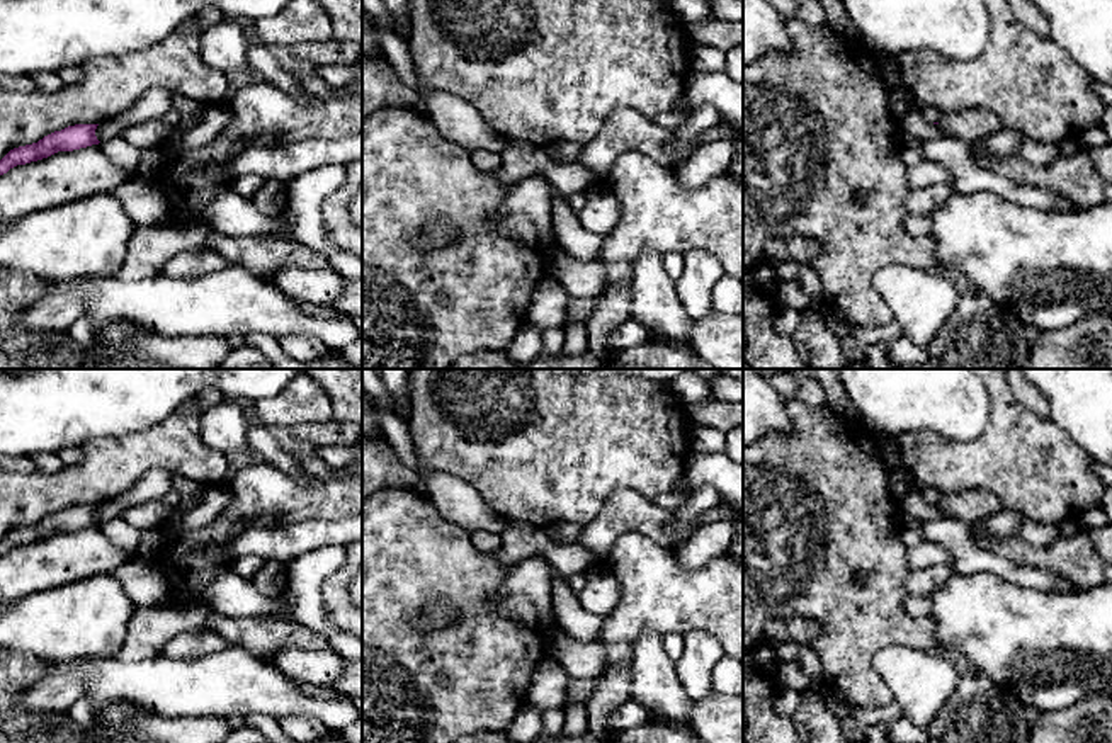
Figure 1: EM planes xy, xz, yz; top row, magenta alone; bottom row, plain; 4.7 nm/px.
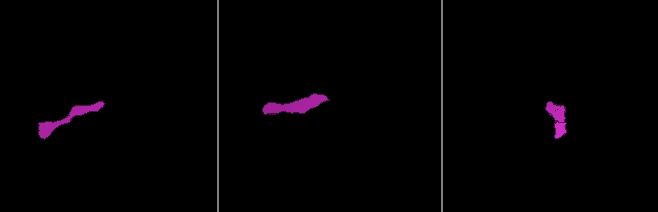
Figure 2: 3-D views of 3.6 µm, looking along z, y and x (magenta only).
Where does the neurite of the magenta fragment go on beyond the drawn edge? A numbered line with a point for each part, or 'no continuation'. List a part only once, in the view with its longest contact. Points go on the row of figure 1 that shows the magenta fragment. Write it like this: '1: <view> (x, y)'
1: yz (930, 114)

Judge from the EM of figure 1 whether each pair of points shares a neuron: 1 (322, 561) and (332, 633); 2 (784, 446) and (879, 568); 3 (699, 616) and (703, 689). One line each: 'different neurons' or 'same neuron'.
1: same neuron
2: same neuron
3: different neurons

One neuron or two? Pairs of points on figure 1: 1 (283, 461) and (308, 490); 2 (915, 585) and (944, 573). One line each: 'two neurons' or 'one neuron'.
1: two neurons
2: one neuron

